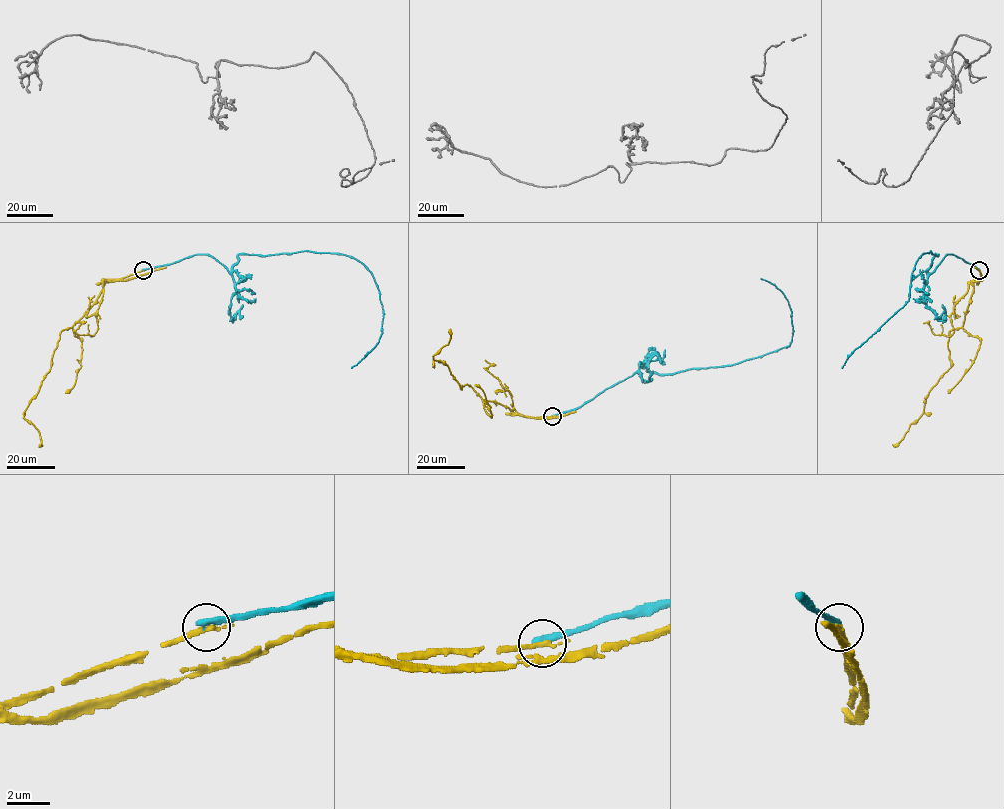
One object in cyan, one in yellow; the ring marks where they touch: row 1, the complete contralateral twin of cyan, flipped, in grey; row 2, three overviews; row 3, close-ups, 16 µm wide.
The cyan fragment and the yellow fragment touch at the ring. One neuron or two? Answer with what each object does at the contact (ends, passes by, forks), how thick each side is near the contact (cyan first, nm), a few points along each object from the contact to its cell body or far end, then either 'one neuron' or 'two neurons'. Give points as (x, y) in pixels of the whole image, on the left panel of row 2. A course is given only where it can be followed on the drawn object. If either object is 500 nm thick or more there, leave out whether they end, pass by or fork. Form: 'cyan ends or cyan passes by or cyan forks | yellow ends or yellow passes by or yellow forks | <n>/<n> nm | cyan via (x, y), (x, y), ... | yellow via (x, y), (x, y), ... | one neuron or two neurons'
cyan ends | yellow passes by | 400/200 nm | cyan via (143, 270), (195, 255), (230, 273), (240, 254), (351, 256), (373, 276), (383, 316), (379, 341), (351, 368) | yellow via (143, 270), (106, 281), (97, 301), (71, 327), (60, 332), (50, 370), (24, 414), (39, 432), (39, 445) | two neurons

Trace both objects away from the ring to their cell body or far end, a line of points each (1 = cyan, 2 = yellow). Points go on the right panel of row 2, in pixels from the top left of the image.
1: (979, 270), (948, 254), (928, 272), (937, 254), (923, 253), (912, 272), (909, 299), (842, 368)
2: (979, 270), (980, 279), (974, 281), (964, 323), (949, 332), (951, 367), (928, 393), (922, 414), (892, 445)

